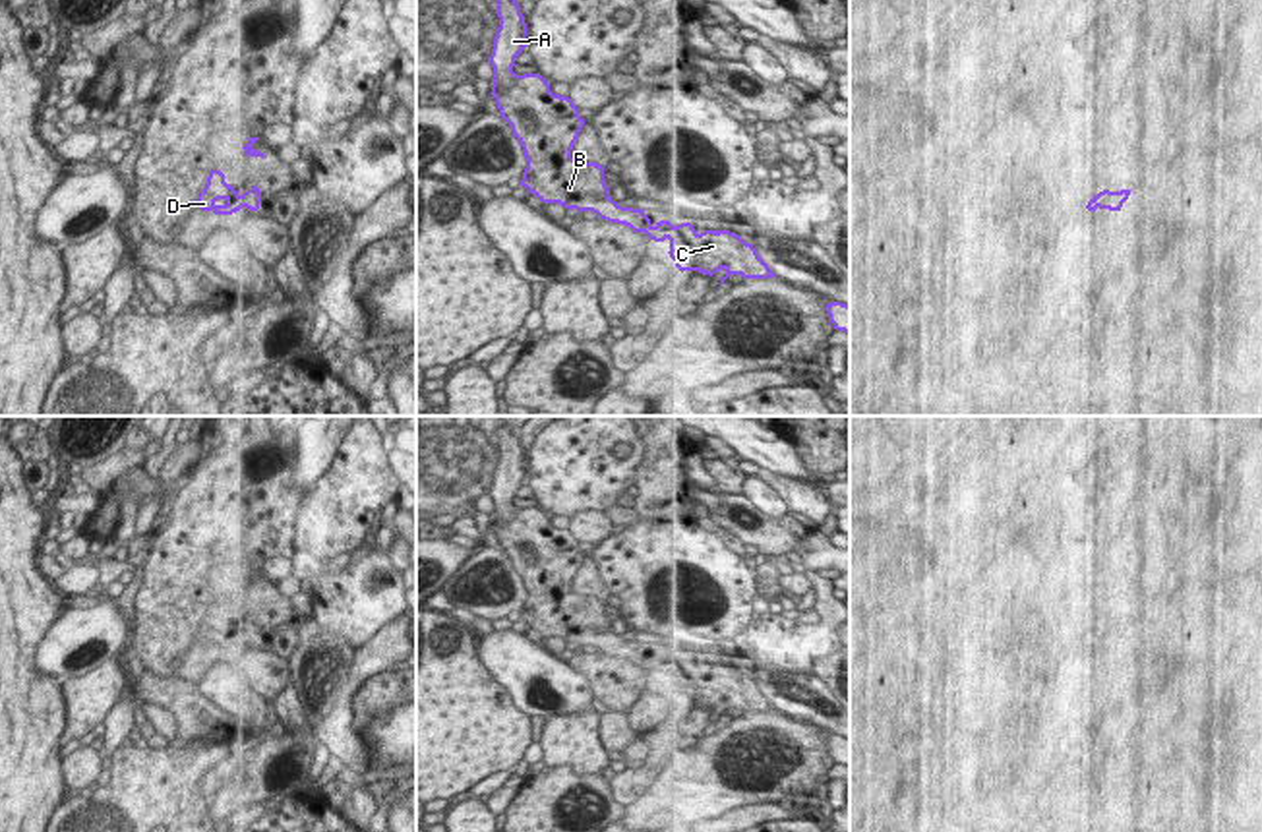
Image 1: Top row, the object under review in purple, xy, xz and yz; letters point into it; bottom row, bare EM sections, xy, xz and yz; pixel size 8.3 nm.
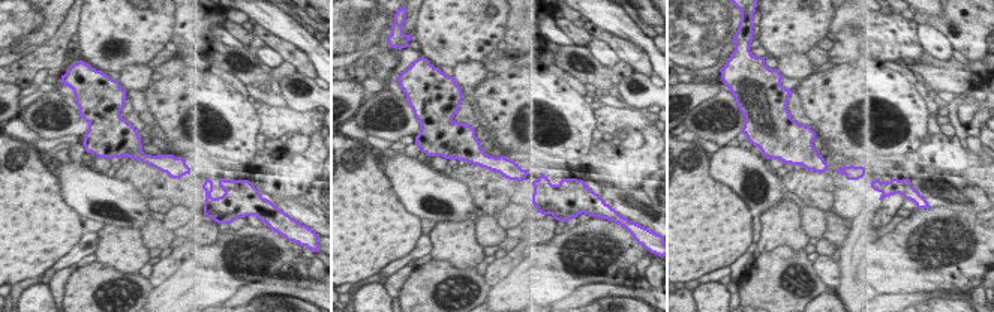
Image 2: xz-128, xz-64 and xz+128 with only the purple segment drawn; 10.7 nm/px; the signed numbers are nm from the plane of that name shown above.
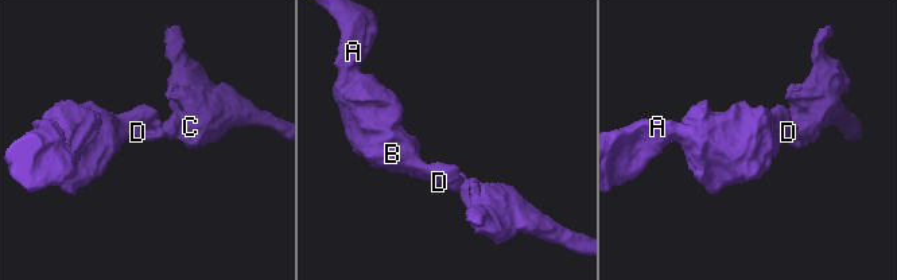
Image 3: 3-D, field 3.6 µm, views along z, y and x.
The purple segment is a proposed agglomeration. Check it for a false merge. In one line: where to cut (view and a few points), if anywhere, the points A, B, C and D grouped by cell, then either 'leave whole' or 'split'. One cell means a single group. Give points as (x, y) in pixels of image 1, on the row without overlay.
no cut | A B C D | leave whole

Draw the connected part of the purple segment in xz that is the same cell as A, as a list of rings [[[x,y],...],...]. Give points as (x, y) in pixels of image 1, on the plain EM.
[[[497,428],[496,447],[499,461],[488,491],[494,501],[492,530],[501,551],[519,573],[526,602],[521,619],[542,637],[559,637],[565,642],[592,644],[596,650],[645,666],[654,675],[670,673],[670,691],[683,704],[714,708],[724,702],[722,718],[730,708],[743,712],[772,712],[770,700],[757,681],[730,664],[697,666],[691,656],[674,660],[660,654],[654,660],[645,642],[621,640],[610,631],[604,600],[571,590],[585,559],[579,542],[569,530],[554,528],[540,507],[513,505],[515,491],[526,480],[526,457],[515,430]]]

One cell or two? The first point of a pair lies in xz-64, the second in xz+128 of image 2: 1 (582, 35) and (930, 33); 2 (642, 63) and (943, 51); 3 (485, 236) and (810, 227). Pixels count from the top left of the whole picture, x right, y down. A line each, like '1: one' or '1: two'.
1: two
2: two
3: one

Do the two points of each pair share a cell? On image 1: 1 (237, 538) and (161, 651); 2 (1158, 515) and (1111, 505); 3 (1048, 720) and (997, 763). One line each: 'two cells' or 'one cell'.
1: one cell
2: two cells
3: one cell

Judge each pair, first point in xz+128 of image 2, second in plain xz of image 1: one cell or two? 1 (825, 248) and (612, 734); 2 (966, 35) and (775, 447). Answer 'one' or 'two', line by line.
1: two
2: two

